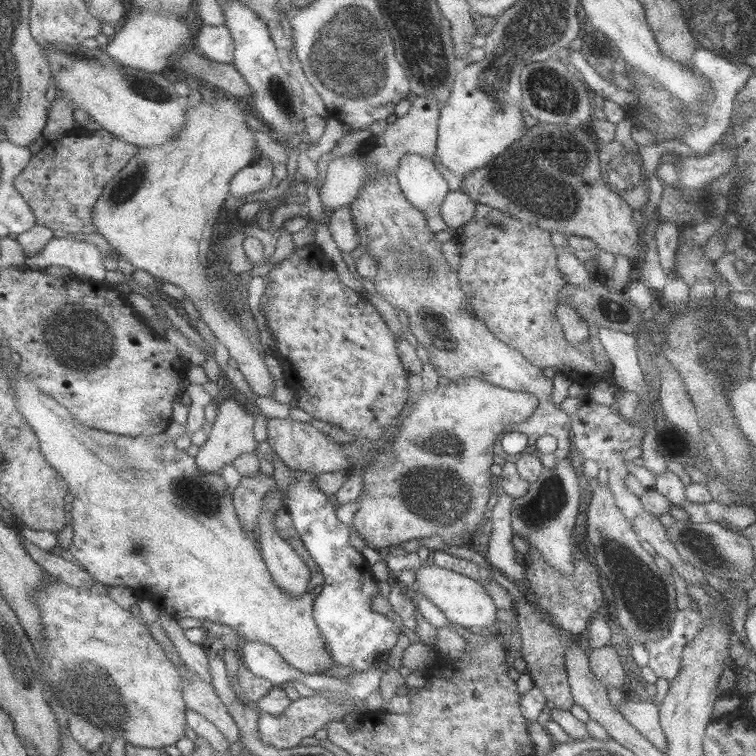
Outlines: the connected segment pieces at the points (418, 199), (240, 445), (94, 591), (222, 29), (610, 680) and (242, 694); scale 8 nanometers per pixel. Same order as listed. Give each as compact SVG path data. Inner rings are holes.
M405 154L394 175L402 193L423 212L430 206L439 208L449 192L445 179L435 168L435 162L419 154Z
M236 393L232 394L227 400L223 401L218 413L217 421L211 425L208 430L208 441L200 446L196 456L199 469L205 472L221 475L221 470L227 465L234 465L235 460L245 453L256 453L259 445L255 438L256 419L253 418L253 412L246 410L247 405L237 401Z
M46 577L42 580L36 602L42 610L42 626L47 640L45 652L40 652L42 680L52 688L69 715L78 714L104 730L112 739L120 736L135 746L162 749L175 746L185 736L187 705L179 668L150 633L148 625L139 622L133 612L121 608L109 596L109 585L97 582L87 585L87 588L77 588Z
M203 24L195 40L195 48L207 61L229 63L233 61L236 44L231 29L225 24Z
M607 642L601 648L593 649L588 655L588 661L590 671L605 688L621 688L625 671L613 645Z
M242 660L239 662L237 677L237 685L232 683L232 687L237 694L237 698L245 704L248 704L248 702L257 704L261 698L264 698L271 689L277 686L270 680L253 674Z

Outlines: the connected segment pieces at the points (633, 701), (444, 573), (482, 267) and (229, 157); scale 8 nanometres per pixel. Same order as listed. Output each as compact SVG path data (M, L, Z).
M625 694L624 699L615 708L656 749L661 752L665 750L665 735L659 724L658 708L653 703L640 701L636 699L636 695Z
M424 564L414 573L413 588L434 604L448 622L459 624L470 630L476 626L488 628L497 620L494 601L486 593L484 586L476 583L472 578L435 566L435 564Z
M476 203L473 217L461 226L460 267L457 278L473 314L498 338L518 350L531 364L557 368L584 387L595 382L613 384L609 365L605 373L593 361L587 341L568 344L555 311L559 289L566 283L556 267L556 251L548 230L521 223L511 215Z
M215 91L215 104L202 102L188 107L185 128L163 146L140 147L138 155L107 183L105 190L94 206L95 225L117 252L134 268L149 272L157 283L177 284L185 290L187 298L201 310L203 320L209 324L213 334L229 350L229 356L238 363L238 369L248 381L251 391L257 396L274 396L276 380L266 363L266 354L259 352L249 340L249 334L241 328L236 315L216 297L218 292L212 283L209 266L212 263L211 246L215 226L221 218L221 210L231 196L230 184L235 174L245 167L254 167L253 148L255 136L245 123L245 114L237 105L238 98Z

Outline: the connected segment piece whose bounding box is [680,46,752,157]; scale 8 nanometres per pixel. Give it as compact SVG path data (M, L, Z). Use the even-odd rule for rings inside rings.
M698 46L691 57L690 68L699 75L703 75L711 87L711 104L705 112L705 122L702 126L691 126L680 136L681 143L686 144L693 150L693 156L702 157L713 151L713 144L721 140L725 132L732 124L732 114L734 111L735 95L743 88L745 81L752 76L751 68L741 64L742 62L732 61L729 56L721 56L707 49Z

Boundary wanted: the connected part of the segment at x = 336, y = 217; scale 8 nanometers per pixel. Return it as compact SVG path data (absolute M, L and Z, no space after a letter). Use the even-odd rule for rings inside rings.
M350 205L338 208L333 212L329 222L329 231L337 247L343 253L349 254L351 250L355 250L357 246L361 245Z

